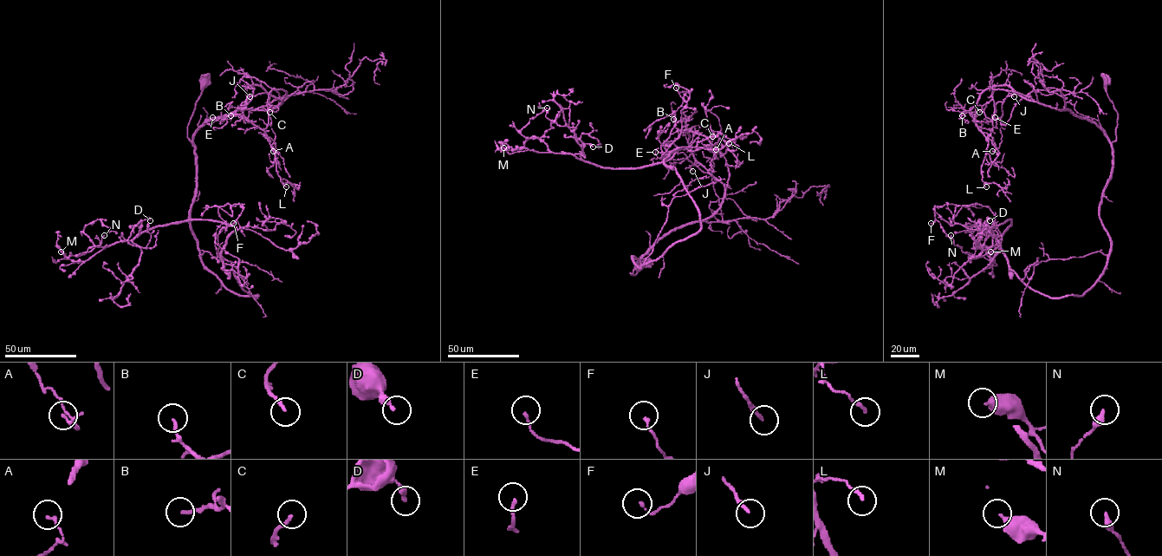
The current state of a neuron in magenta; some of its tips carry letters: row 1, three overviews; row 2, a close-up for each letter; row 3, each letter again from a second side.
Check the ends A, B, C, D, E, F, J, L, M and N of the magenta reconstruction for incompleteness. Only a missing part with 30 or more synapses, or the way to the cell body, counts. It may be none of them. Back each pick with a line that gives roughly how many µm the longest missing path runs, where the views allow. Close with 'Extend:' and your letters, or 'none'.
Extend: none

